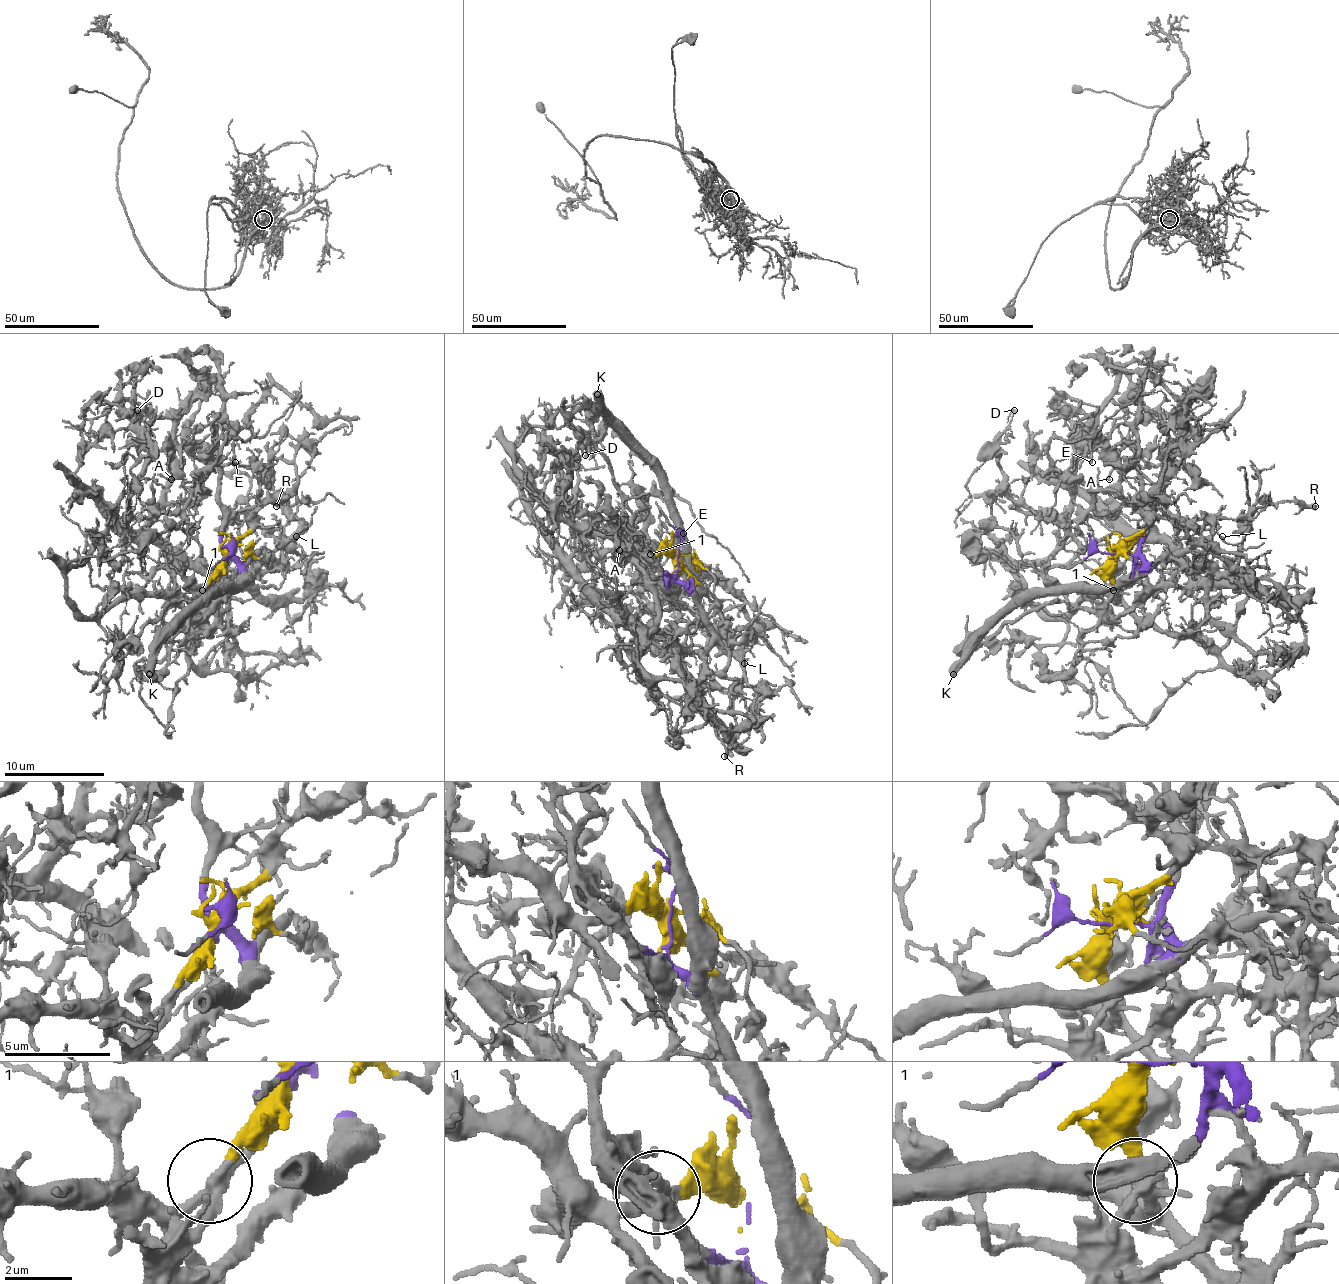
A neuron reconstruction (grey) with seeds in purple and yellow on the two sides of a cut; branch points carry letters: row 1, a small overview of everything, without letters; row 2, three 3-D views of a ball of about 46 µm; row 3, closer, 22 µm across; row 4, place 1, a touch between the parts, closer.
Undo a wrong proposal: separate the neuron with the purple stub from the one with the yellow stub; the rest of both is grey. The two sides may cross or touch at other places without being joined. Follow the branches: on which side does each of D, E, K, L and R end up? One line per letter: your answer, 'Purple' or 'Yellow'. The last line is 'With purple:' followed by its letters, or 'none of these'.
D: Yellow
E: Purple
K: Purple
L: Yellow
R: Yellow
With purple: E, K

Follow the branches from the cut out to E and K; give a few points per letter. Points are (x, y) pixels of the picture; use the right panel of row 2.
E: (1118, 554), (1133, 554), (1145, 529), (1138, 437), (1125, 424), (1118, 424), (1105, 437), (1090, 442), (1092, 462)
K: (1118, 554), (1135, 554), (1143, 565), (1133, 575), (1108, 585), (1037, 590), (1015, 605), (952, 675)

